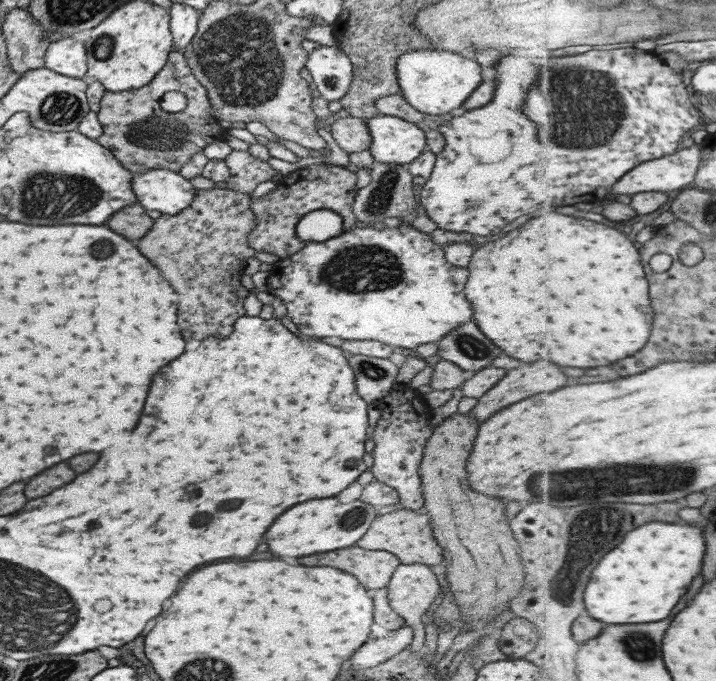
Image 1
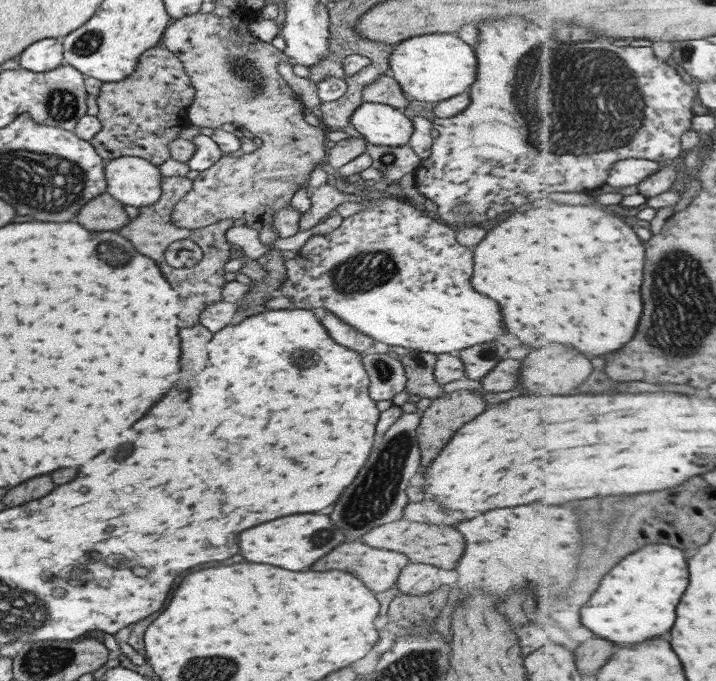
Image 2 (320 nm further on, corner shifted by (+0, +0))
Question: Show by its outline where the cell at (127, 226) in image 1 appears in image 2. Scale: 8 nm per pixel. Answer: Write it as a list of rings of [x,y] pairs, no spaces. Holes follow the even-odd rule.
[[[103,192],[101,196],[95,196],[93,200],[89,200],[89,204],[77,210],[75,222],[79,222],[83,228],[99,232],[121,228],[128,224],[129,218],[123,211],[123,205],[109,193]]]

